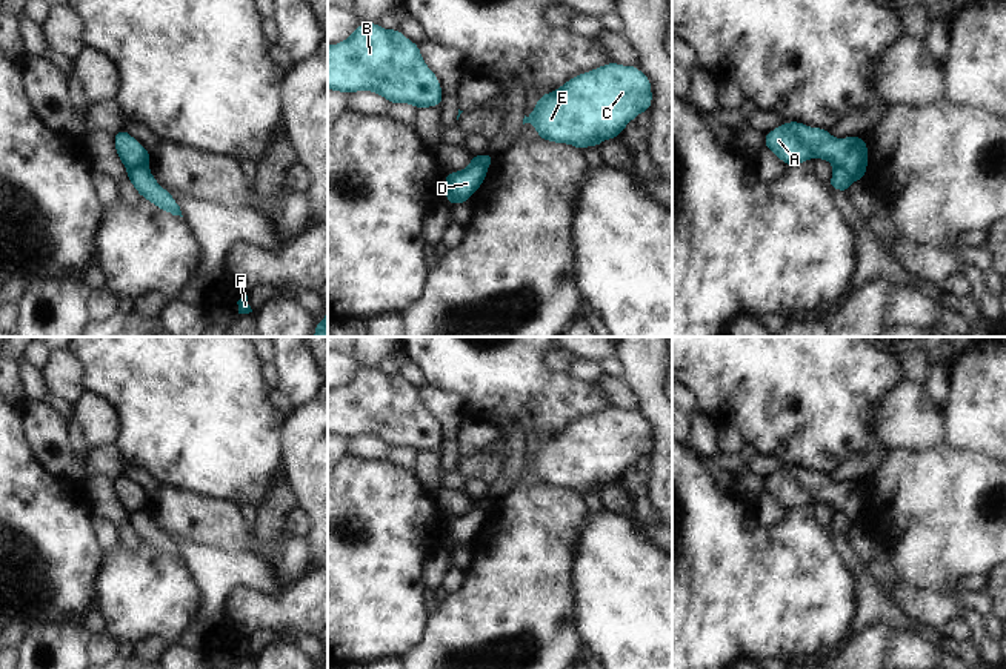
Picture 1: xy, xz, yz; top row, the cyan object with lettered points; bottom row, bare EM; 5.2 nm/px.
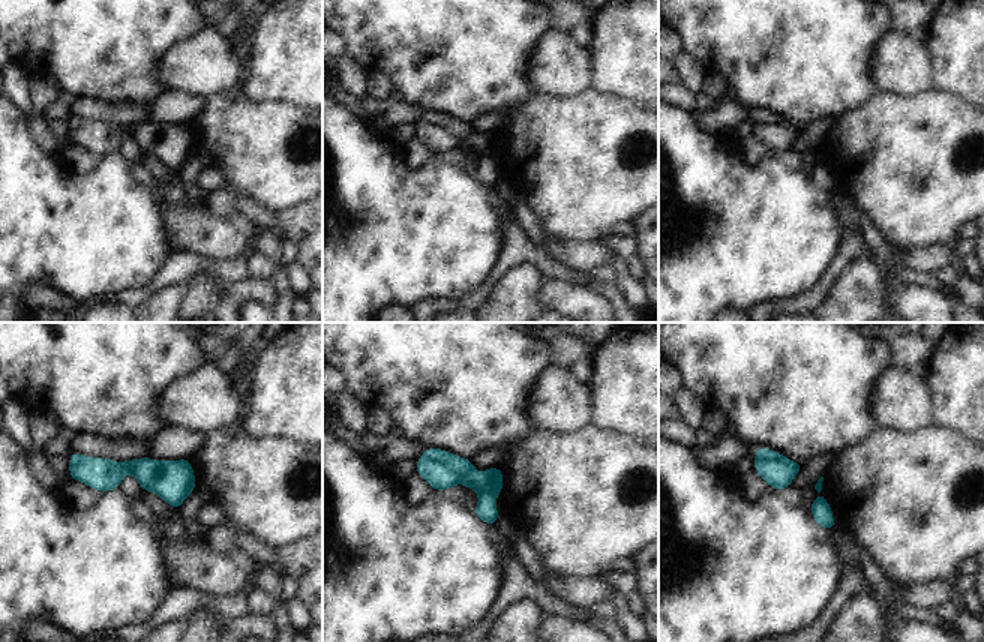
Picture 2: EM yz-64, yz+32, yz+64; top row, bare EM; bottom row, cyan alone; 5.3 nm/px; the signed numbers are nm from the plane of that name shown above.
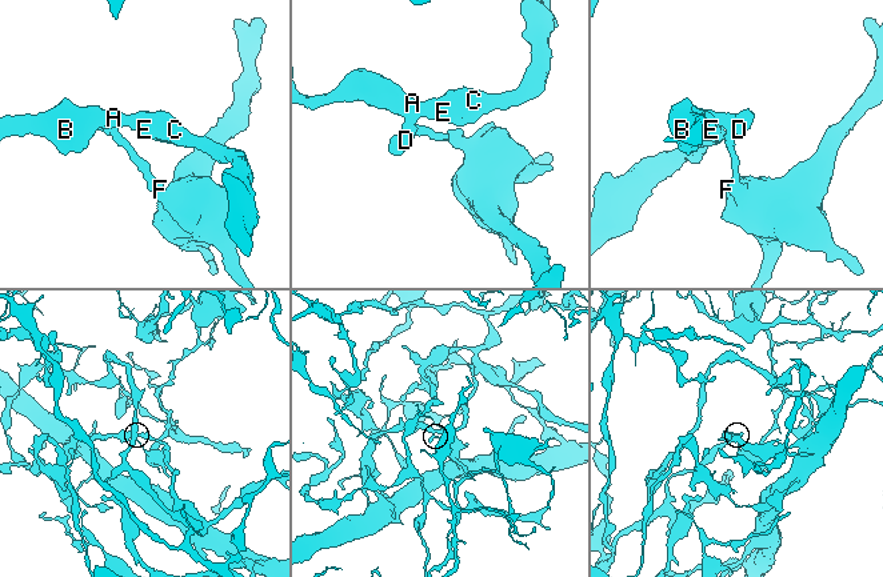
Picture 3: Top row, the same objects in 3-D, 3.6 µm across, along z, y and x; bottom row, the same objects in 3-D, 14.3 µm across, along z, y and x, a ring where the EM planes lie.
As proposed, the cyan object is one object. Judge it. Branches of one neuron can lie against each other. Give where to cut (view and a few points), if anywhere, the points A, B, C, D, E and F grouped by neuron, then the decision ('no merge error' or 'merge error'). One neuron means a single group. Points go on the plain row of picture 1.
cut yz (836, 511), (842, 511), (852, 523); groups A B C D E / F; merge error

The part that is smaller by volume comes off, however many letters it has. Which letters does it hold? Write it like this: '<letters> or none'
F.

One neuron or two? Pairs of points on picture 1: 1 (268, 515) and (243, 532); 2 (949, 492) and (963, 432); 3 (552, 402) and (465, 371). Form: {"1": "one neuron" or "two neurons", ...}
{"1": "two neurons", "2": "two neurons", "3": "one neuron"}

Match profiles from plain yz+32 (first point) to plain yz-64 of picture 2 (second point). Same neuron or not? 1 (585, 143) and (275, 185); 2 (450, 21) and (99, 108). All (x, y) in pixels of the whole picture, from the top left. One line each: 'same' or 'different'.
1: same
2: different

